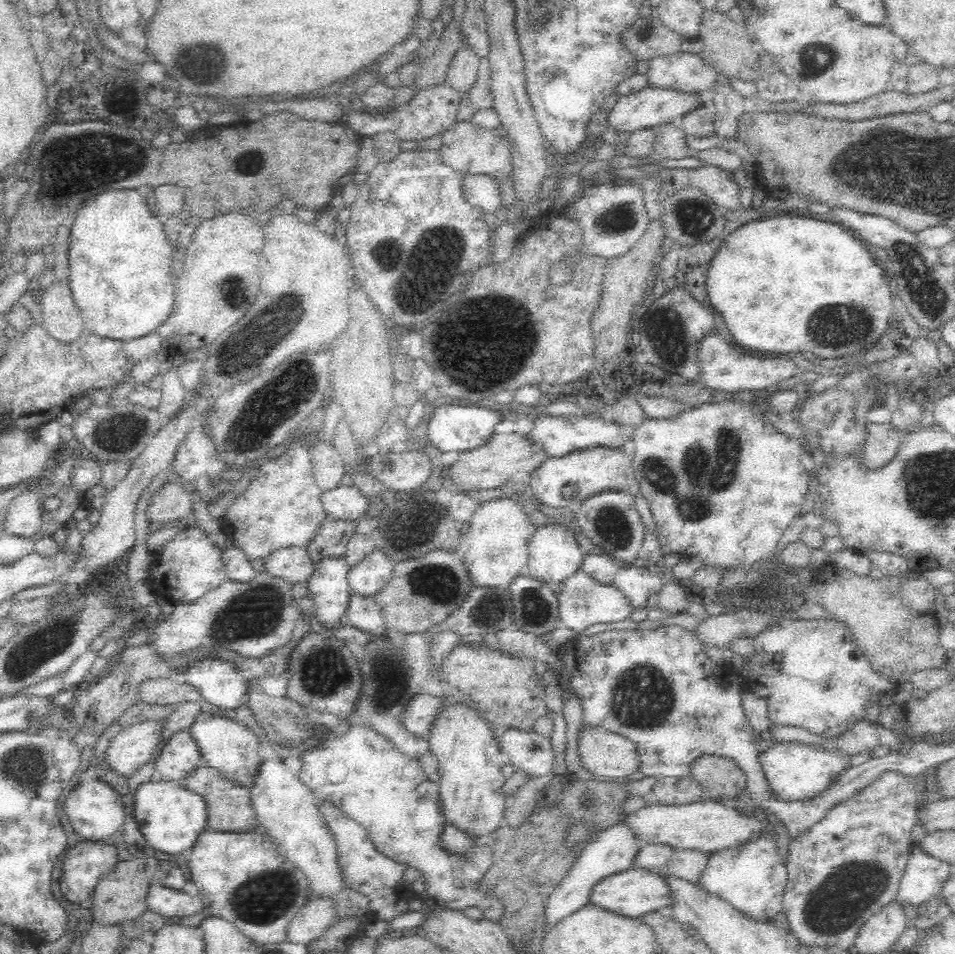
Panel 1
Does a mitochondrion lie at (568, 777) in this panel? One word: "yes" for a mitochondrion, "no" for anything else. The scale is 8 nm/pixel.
no

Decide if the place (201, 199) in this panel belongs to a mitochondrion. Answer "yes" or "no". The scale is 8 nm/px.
no

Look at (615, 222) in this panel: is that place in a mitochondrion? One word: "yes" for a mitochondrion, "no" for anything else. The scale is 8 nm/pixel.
yes

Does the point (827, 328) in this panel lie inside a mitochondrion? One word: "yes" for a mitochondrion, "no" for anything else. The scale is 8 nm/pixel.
yes

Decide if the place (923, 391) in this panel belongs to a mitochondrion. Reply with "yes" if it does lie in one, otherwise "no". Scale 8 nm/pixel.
no

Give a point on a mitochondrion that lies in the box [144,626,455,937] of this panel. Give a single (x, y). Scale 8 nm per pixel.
(390, 682)

